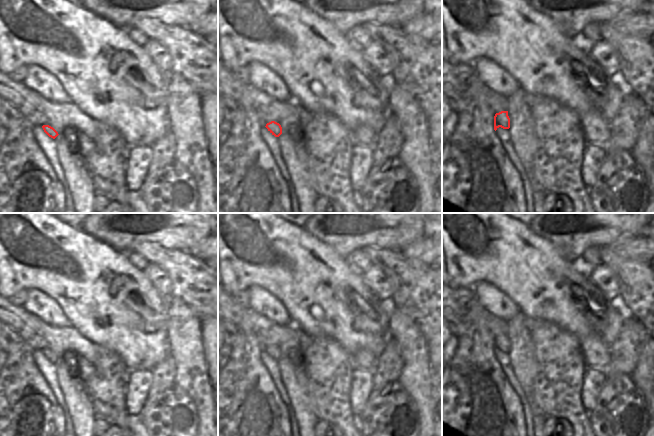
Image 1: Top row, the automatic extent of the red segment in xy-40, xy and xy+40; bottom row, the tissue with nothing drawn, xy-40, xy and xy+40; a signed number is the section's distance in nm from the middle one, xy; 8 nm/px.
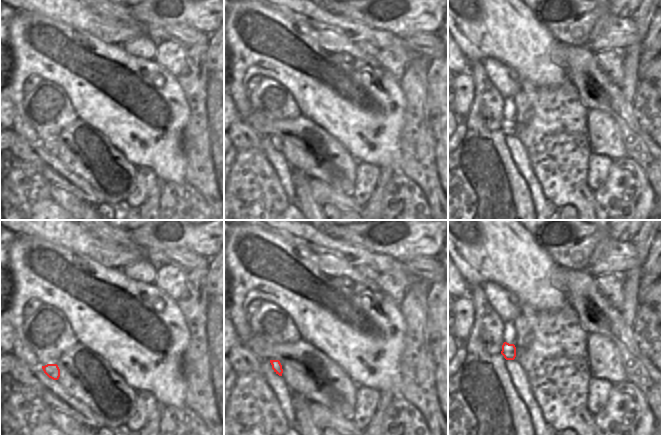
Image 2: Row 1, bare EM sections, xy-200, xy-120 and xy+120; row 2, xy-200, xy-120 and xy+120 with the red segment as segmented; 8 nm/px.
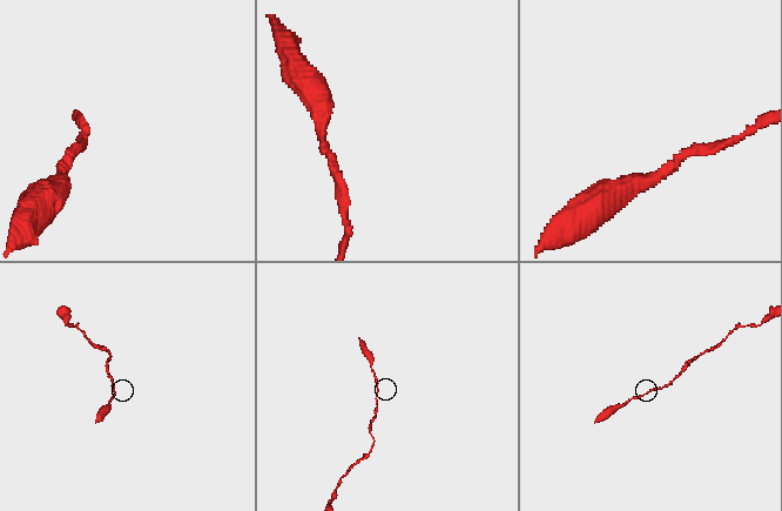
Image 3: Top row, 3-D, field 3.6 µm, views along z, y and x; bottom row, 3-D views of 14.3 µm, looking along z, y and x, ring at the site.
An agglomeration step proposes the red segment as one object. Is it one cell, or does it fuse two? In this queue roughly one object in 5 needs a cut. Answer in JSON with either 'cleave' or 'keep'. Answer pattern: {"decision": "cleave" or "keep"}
{"decision": "keep"}

